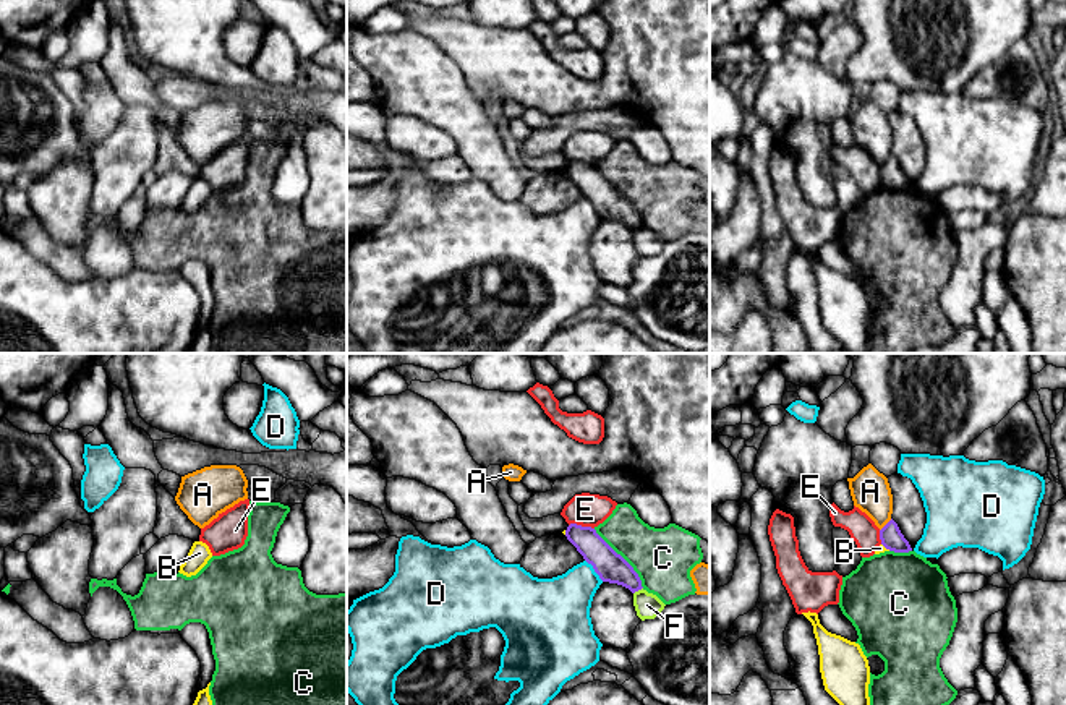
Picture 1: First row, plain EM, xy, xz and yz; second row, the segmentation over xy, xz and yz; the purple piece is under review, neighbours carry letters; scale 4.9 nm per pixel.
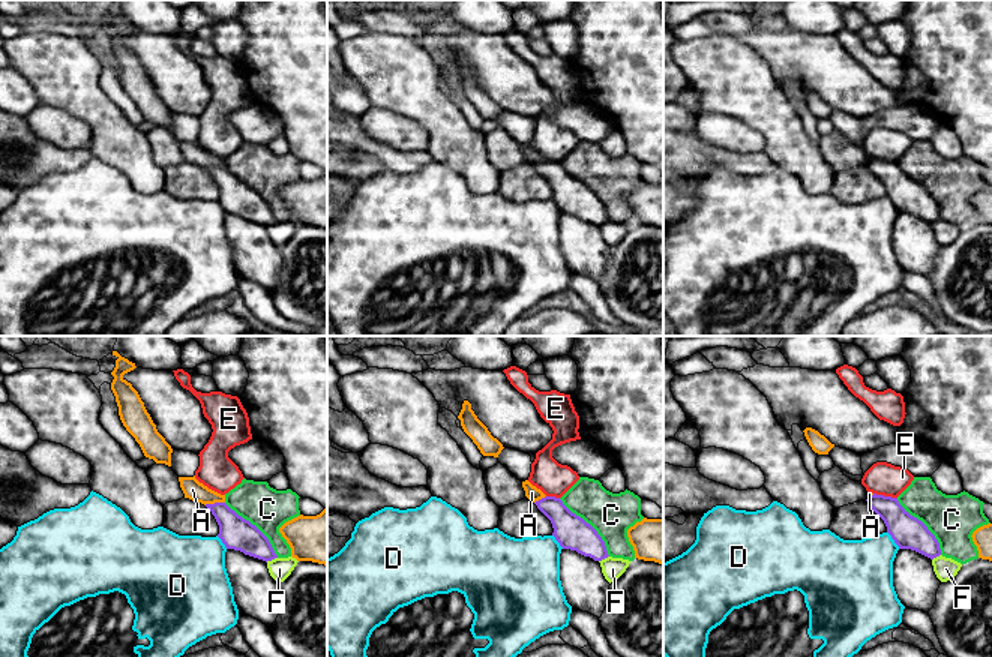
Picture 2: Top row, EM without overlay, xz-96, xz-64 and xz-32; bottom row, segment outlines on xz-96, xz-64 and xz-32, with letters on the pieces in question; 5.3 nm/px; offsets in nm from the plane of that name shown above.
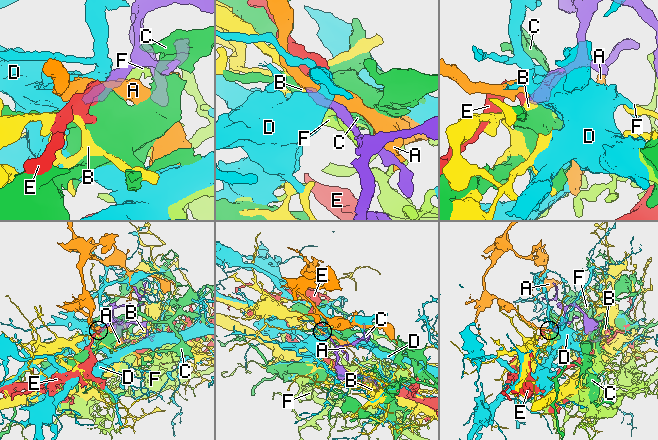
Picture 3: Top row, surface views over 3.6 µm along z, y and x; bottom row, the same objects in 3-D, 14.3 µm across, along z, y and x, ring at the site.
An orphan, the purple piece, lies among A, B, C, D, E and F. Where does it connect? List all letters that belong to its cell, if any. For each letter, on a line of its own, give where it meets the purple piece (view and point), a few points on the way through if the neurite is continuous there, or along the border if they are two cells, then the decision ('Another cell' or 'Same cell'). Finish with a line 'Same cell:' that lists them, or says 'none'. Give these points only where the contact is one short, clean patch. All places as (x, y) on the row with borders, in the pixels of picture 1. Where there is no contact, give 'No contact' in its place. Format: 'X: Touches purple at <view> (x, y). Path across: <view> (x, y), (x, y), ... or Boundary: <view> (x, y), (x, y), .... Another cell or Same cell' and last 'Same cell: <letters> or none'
A: Touches purple at yz (885, 525). Same cell
B: Touches purple at yz (886, 548). Another cell
C: Touches purple at xz (622, 558). Another cell
D: Touches purple at xz (595, 571). Another cell
E: Touches purple at xz (582, 527). Another cell
F: Touches purple at xz (637, 590). Another cell
Same cell: A

